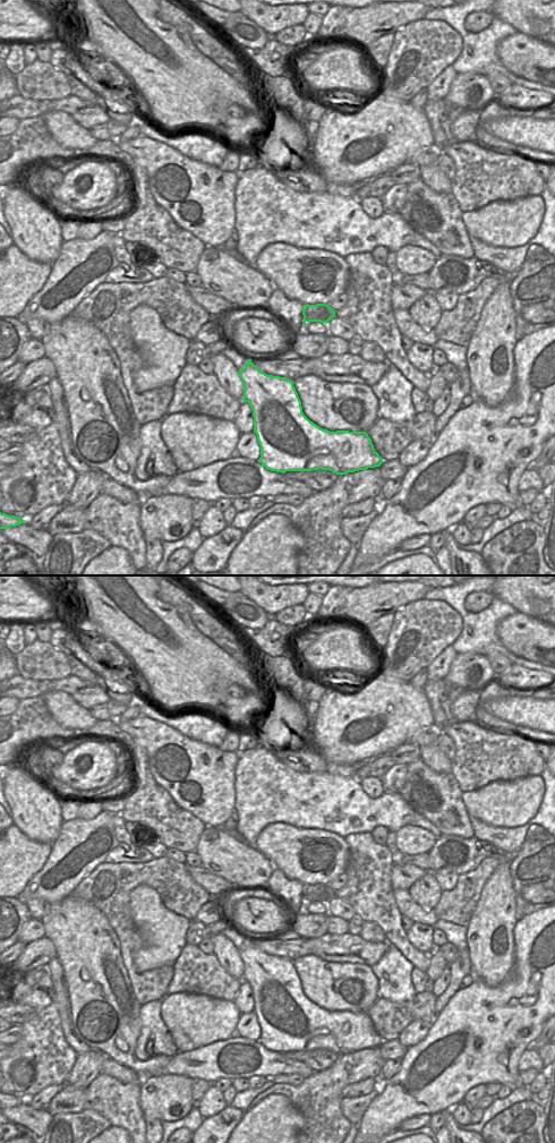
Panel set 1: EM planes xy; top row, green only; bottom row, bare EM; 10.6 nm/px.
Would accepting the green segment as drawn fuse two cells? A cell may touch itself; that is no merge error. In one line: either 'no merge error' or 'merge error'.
merge error

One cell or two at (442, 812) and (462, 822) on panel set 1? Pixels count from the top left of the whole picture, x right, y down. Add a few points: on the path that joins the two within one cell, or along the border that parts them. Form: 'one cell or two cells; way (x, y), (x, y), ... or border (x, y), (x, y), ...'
one cell; way (446, 812), (458, 822)

